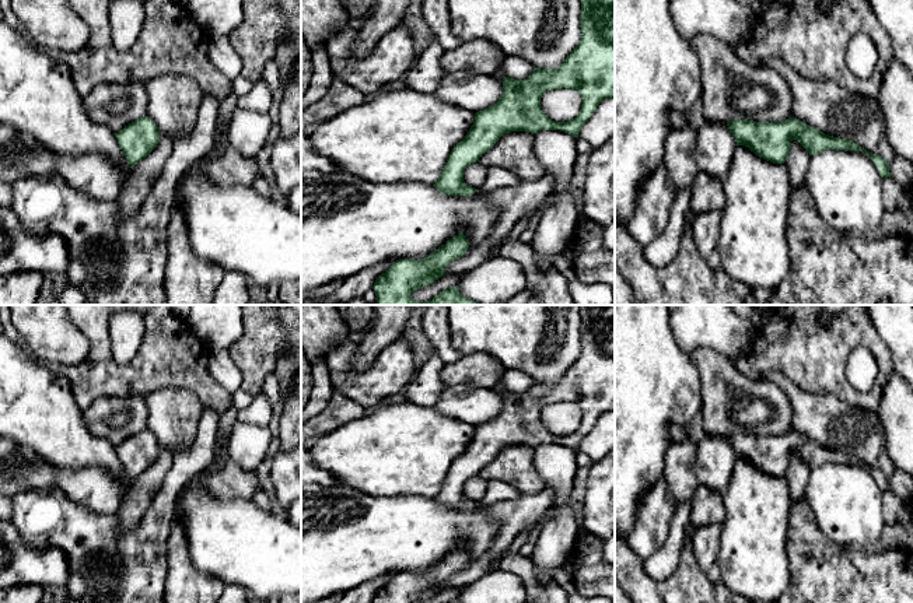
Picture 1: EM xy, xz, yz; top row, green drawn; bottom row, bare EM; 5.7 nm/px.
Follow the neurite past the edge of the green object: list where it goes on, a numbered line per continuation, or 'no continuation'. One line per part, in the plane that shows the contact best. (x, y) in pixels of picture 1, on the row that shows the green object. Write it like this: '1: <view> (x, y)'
no continuation

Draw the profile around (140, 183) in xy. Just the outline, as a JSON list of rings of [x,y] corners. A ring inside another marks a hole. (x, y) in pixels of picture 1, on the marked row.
[[[160,134],[157,147],[139,164],[133,166],[132,176],[116,200],[120,218],[129,218],[143,206],[144,199],[153,189],[153,182],[161,175],[171,155],[174,140]]]

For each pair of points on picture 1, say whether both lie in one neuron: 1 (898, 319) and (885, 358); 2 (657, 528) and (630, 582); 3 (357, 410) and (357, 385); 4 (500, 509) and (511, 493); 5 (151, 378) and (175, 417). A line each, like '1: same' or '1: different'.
1: different
2: different
3: different
4: different
5: different

